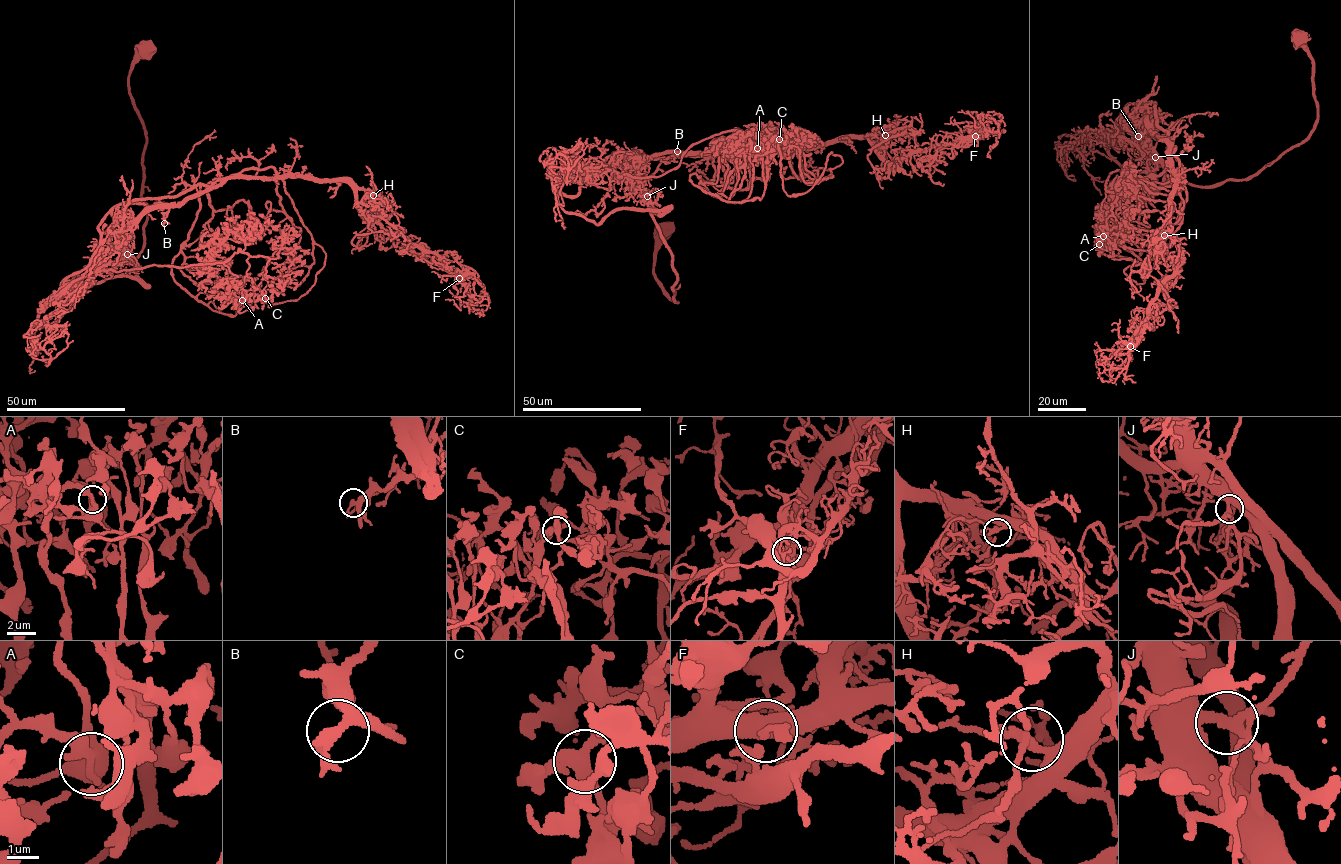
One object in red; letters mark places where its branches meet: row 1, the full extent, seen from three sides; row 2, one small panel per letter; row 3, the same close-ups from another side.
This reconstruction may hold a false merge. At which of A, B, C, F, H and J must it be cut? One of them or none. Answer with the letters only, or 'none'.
A

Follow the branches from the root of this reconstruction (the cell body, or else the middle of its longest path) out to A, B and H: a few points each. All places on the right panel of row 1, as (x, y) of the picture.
A: (1298, 37), (1308, 137), (1201, 187), (1123, 140), (1132, 167), (1106, 181), (1119, 194), (1103, 236)
B: (1298, 37), (1312, 64), (1314, 128), (1256, 173), (1190, 185), (1149, 145), (1147, 121), (1151, 132), (1138, 136)
H: (1298, 37), (1312, 64), (1314, 128), (1254, 174), (1184, 182), (1142, 120), (1167, 141), (1174, 176), (1164, 235)

